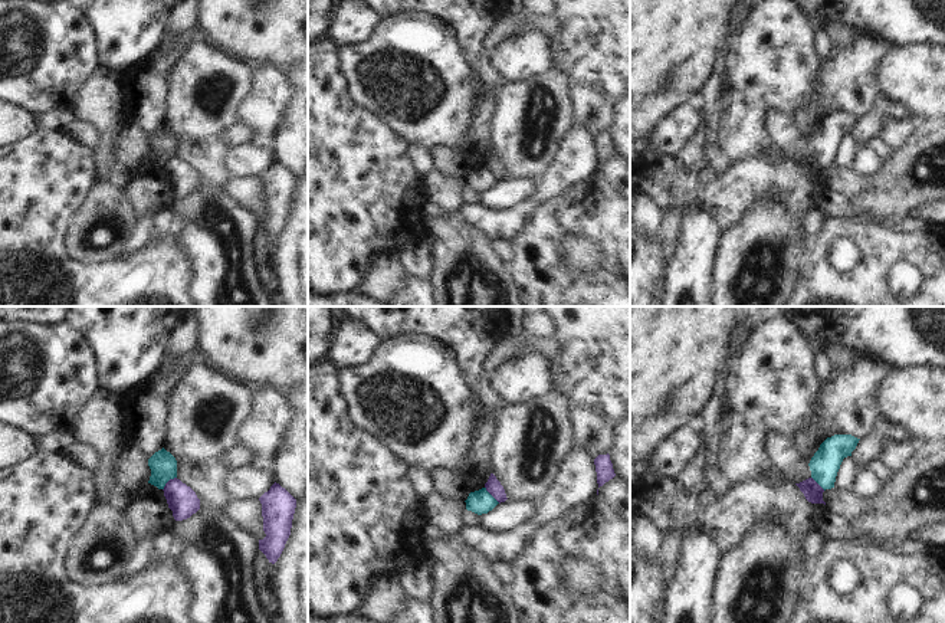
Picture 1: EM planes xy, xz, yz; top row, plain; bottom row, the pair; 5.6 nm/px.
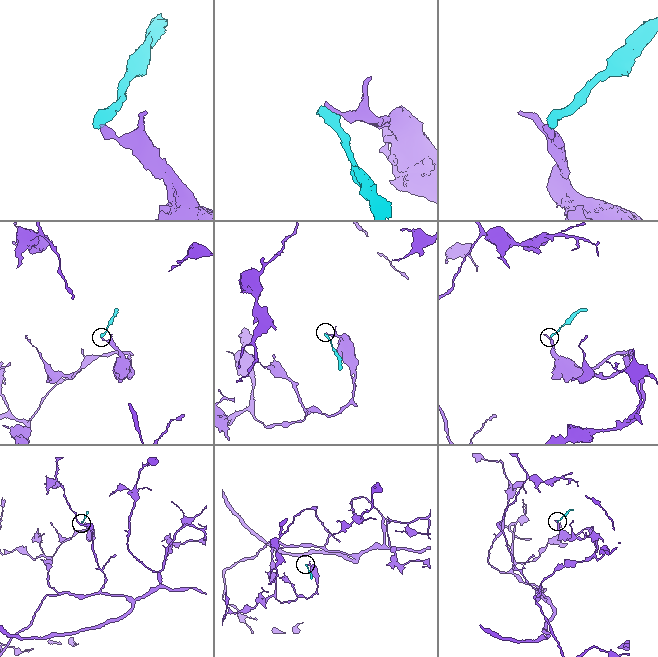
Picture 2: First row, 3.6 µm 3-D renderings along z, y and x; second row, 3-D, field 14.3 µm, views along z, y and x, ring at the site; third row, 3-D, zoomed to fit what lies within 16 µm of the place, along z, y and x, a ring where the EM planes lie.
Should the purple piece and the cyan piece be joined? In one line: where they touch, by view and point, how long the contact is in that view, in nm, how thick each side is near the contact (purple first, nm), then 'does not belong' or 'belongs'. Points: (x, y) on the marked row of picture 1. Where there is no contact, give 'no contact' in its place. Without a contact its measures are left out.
contact xy (167, 482); length 110 nm; calibres 170 and 150 nm; does not belong

